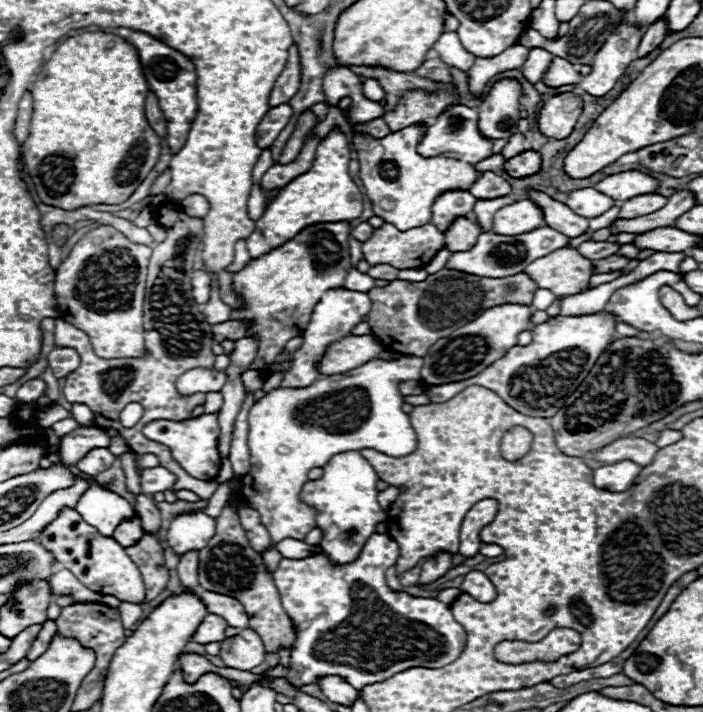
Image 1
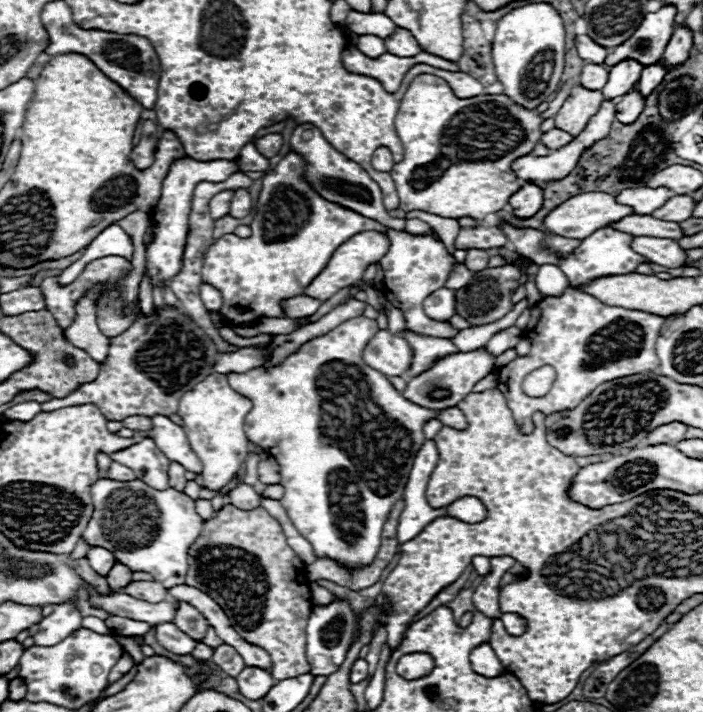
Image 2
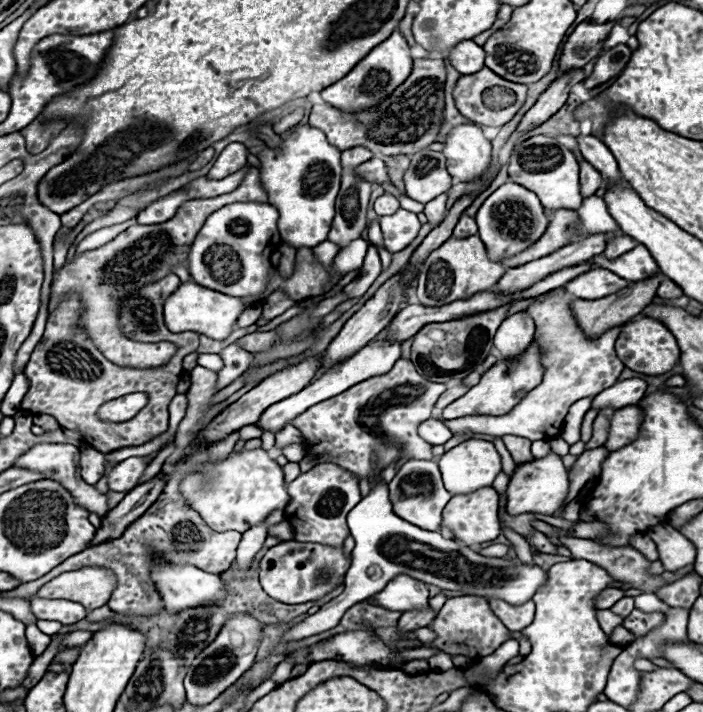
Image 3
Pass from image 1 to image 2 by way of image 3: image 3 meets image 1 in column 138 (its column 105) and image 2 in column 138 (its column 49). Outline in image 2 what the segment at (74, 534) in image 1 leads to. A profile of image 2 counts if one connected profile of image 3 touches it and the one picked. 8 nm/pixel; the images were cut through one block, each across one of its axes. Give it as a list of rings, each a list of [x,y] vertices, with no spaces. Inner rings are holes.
[[[132,582],[132,584],[128,584],[128,588],[124,592],[130,596],[138,596],[140,600],[150,600],[150,602],[170,598],[168,590],[162,588],[162,584],[158,584],[158,582]]]

